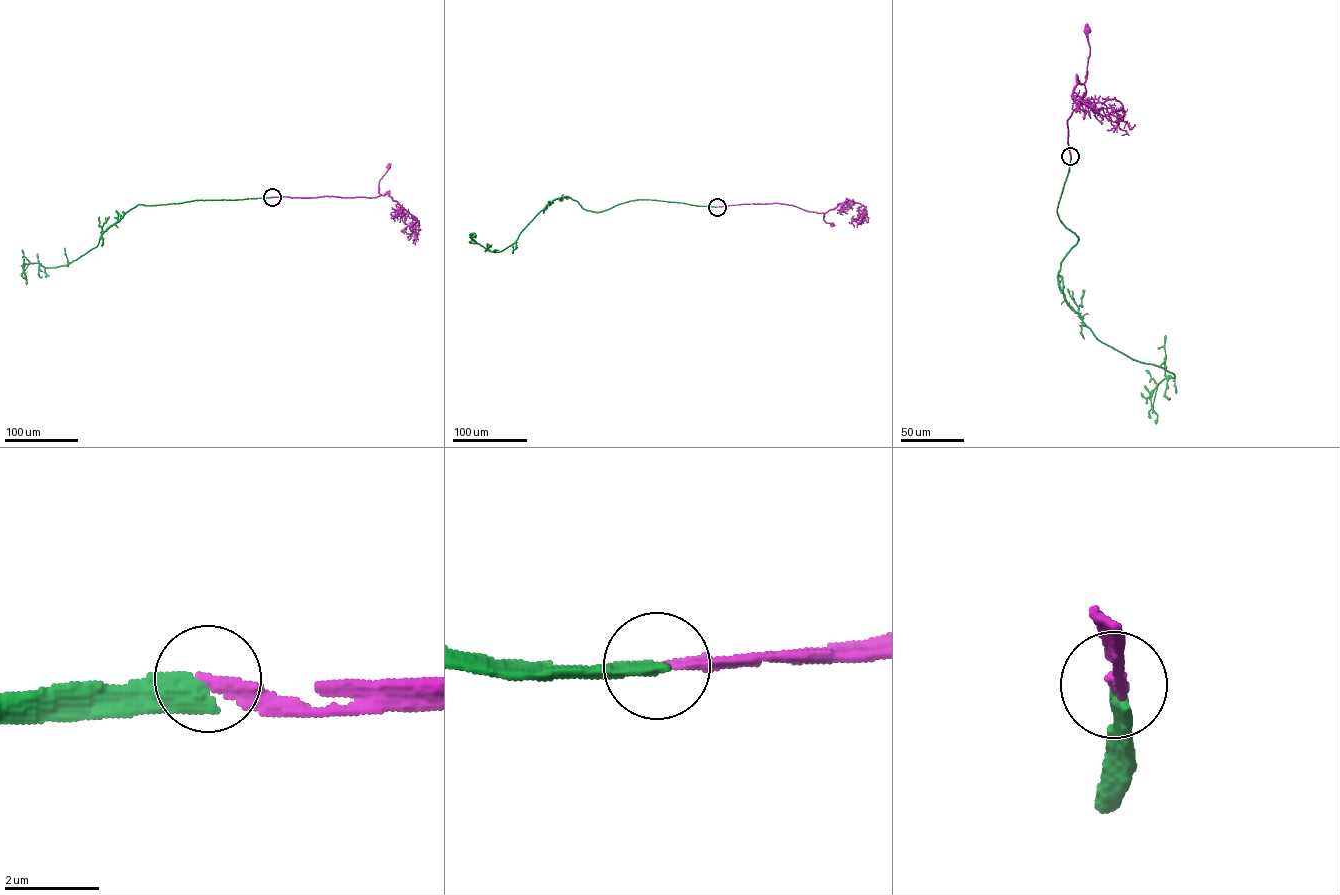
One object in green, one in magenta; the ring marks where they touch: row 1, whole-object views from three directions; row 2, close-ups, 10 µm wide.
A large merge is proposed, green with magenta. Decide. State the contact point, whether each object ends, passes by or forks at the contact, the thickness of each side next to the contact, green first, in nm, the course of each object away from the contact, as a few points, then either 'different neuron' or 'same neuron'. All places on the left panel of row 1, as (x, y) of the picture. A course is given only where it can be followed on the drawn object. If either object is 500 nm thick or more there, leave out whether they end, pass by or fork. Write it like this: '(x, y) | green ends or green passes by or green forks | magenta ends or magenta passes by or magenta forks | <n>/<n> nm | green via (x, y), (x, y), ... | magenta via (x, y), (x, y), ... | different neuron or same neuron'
(272, 197) | green ends | magenta ends | 440/240 nm | green via (272, 197), (139, 204), (108, 227), (95, 247), (69, 264), (50, 267), (29, 264), (23, 271), (26, 284) | magenta via (272, 197), (376, 197), (380, 195), (379, 180), (388, 167) | same neuron

